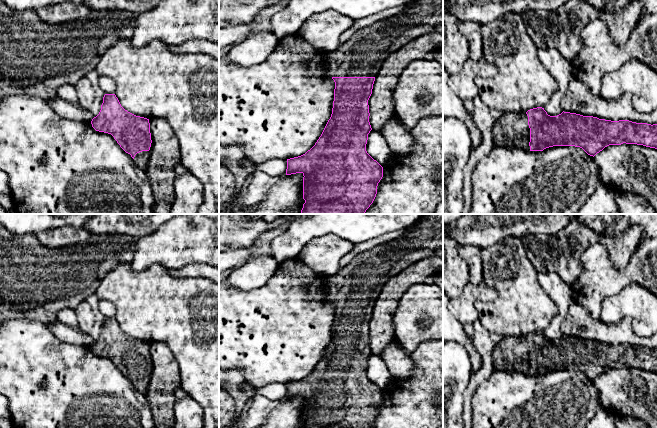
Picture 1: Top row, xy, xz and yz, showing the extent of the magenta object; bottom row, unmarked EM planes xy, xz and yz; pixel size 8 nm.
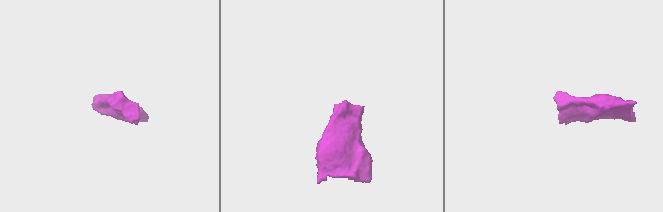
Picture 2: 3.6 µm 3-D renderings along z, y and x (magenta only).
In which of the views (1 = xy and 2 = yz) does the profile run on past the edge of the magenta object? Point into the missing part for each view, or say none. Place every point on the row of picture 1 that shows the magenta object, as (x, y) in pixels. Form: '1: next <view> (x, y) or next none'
1: next xy (141, 159)
2: next yz (512, 130)

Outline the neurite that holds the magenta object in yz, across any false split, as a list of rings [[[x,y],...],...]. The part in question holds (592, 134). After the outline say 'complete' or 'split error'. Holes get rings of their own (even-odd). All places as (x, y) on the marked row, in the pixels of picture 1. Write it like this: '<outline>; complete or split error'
[[[542,107],[526,113],[504,113],[494,124],[495,145],[525,151],[575,146],[595,156],[609,145],[637,144],[657,149],[657,124],[611,121],[562,112],[550,116]]]; split error

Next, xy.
[[[105,94],[101,110],[91,124],[96,131],[111,134],[137,166],[146,170],[152,143],[149,119],[125,110],[115,94]]]; split error

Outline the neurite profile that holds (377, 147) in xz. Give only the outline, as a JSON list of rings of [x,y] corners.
[[[373,129],[368,134],[366,151],[382,167],[386,166],[393,157],[385,138],[380,131]]]

